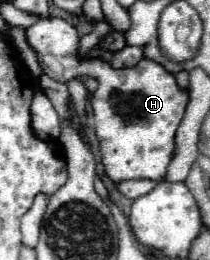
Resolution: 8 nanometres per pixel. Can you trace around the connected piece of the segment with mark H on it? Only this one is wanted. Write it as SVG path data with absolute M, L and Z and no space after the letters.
M44 17L36 25L28 27L26 33L28 33L30 45L38 51L38 59L48 77L52 77L54 81L60 81L60 83L68 83L68 81L80 79L80 77L92 77L98 81L98 89L92 95L94 129L96 129L96 137L100 143L104 173L112 179L112 183L120 185L122 181L128 181L128 179L162 181L166 177L166 169L174 157L176 129L178 129L178 125L184 117L184 109L188 105L188 91L176 83L174 75L168 73L160 63L146 59L146 57L140 59L136 65L122 67L122 69L112 67L112 63L104 57L80 57L80 51L78 51L80 35L78 35L76 27L62 17Z

